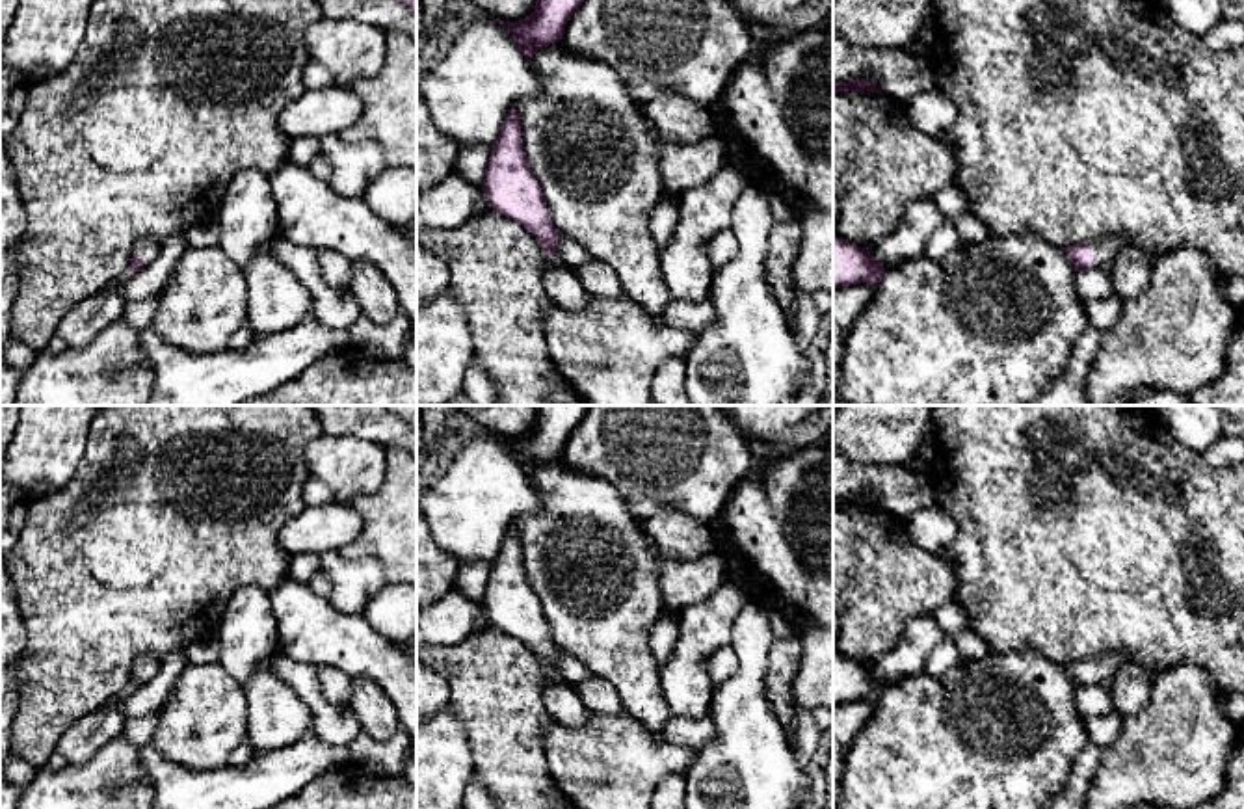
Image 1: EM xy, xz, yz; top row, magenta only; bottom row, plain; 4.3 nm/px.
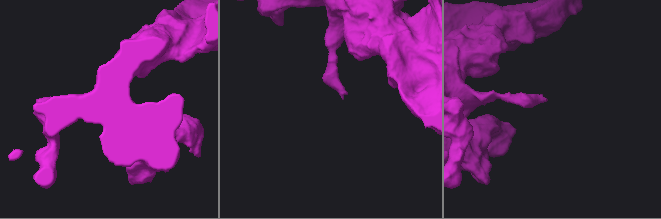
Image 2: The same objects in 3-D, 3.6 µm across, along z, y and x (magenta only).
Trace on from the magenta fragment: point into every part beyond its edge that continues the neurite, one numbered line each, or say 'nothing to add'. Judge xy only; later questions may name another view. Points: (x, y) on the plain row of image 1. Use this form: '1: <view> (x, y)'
1: xy (147, 664)

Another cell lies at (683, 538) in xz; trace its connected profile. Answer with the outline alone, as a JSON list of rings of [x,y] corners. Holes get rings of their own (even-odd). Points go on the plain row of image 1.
[[[656,511],[640,524],[645,536],[673,562],[695,562],[714,552],[714,524],[694,515]]]

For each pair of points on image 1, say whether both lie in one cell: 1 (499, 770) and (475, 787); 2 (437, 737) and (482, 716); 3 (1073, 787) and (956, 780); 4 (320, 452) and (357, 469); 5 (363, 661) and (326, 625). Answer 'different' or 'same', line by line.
1: different
2: different
3: different
4: same
5: same

